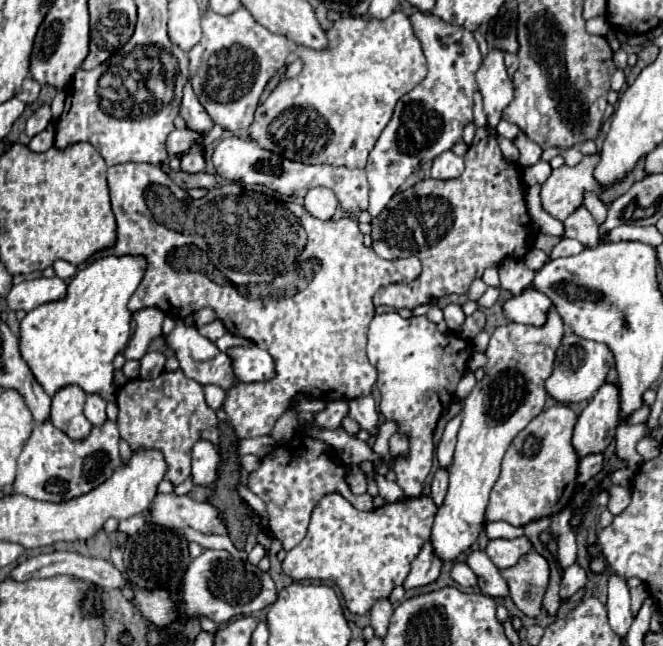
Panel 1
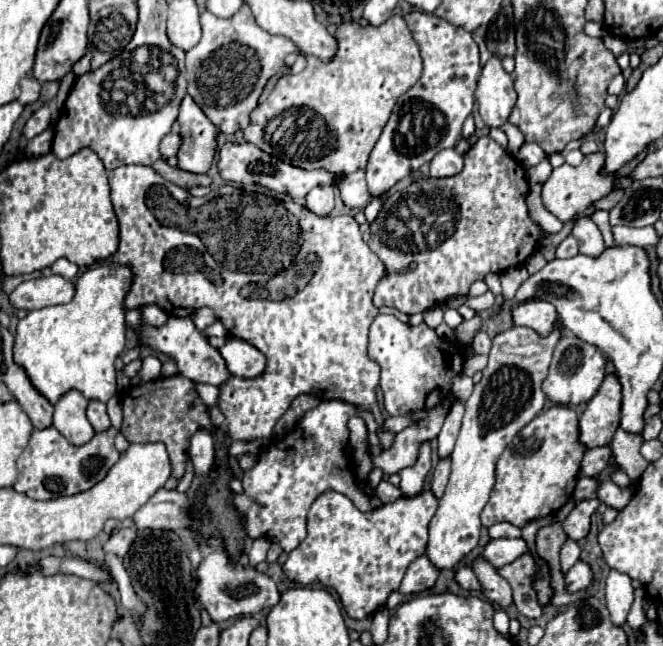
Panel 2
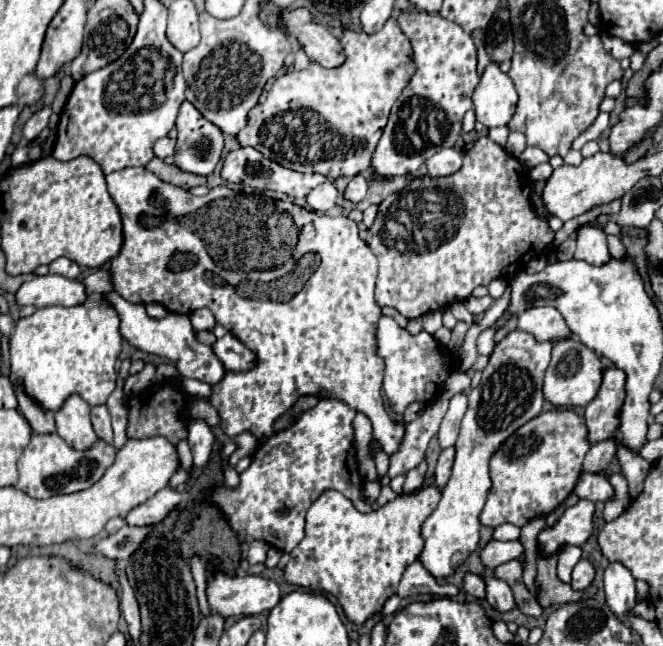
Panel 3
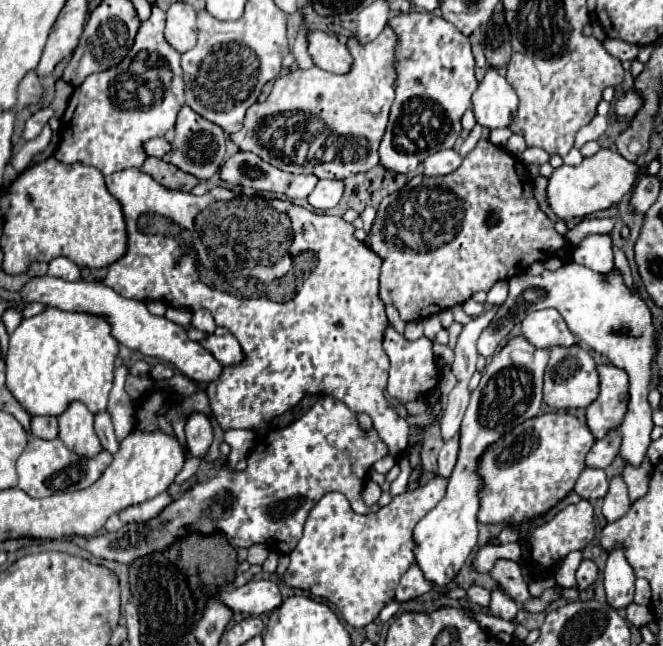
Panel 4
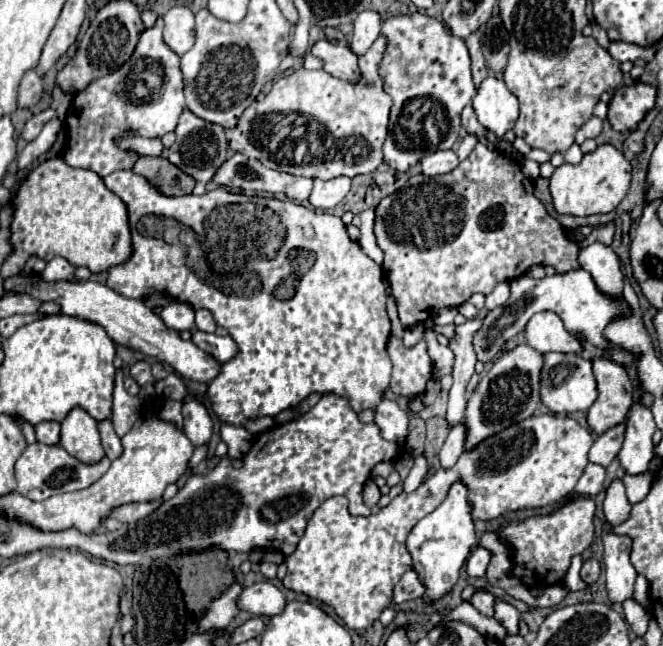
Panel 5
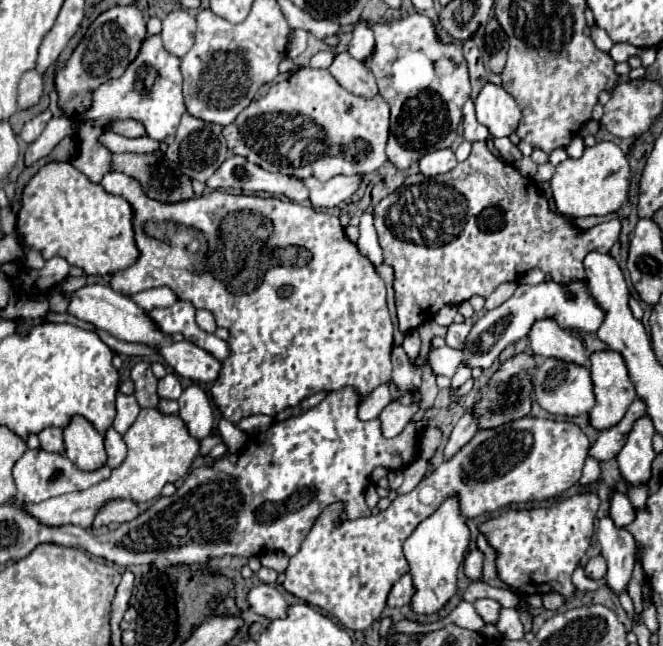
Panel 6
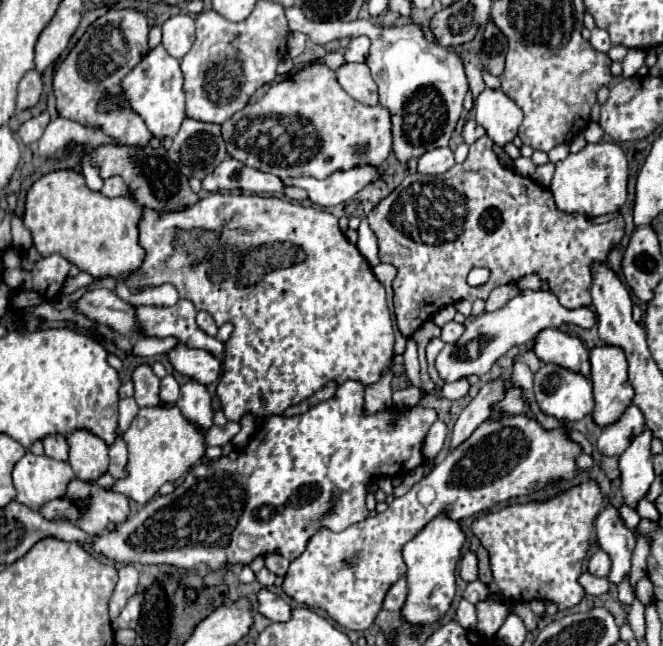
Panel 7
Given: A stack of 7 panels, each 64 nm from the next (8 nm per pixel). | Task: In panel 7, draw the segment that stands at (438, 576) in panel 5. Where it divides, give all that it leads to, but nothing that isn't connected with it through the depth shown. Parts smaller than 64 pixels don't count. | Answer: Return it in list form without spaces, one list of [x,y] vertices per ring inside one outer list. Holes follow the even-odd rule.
[[[440,512],[404,546],[408,598],[402,608],[402,616],[410,624],[430,624],[448,612],[456,592],[456,566],[460,562],[460,548],[464,542],[466,534],[460,528],[460,522],[452,520],[446,512]]]

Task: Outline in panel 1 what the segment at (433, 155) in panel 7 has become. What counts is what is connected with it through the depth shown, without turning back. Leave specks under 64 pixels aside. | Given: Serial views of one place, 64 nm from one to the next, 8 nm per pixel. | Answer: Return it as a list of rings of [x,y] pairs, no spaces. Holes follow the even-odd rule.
[[[446,150],[434,158],[432,178],[452,180],[452,178],[458,178],[462,172],[464,172],[464,158],[456,156],[452,150]]]

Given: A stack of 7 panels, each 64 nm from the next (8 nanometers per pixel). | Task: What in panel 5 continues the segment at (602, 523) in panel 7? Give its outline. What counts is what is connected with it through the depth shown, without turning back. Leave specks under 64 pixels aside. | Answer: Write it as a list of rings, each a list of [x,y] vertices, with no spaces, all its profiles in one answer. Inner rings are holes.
[[[610,524],[604,526],[602,540],[604,540],[604,572],[606,572],[606,590],[612,604],[622,604],[624,600],[632,598],[636,570],[630,564],[630,544],[628,536],[610,534]]]

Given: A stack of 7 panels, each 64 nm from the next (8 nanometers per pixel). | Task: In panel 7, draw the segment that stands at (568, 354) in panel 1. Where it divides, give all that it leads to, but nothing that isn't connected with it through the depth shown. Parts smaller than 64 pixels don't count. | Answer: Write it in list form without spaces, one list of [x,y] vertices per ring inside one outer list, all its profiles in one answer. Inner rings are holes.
[[[542,364],[542,368],[534,374],[534,398],[544,414],[558,420],[580,420],[594,410],[590,378],[558,364]]]

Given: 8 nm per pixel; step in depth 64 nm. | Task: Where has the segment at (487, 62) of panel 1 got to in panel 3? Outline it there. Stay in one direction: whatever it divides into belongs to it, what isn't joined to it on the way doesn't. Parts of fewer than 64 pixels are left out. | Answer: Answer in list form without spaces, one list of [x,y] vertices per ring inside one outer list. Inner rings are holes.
[[[490,62],[480,78],[478,88],[474,90],[474,110],[476,120],[486,128],[506,126],[516,110],[518,94],[508,74],[504,74],[498,62]]]

